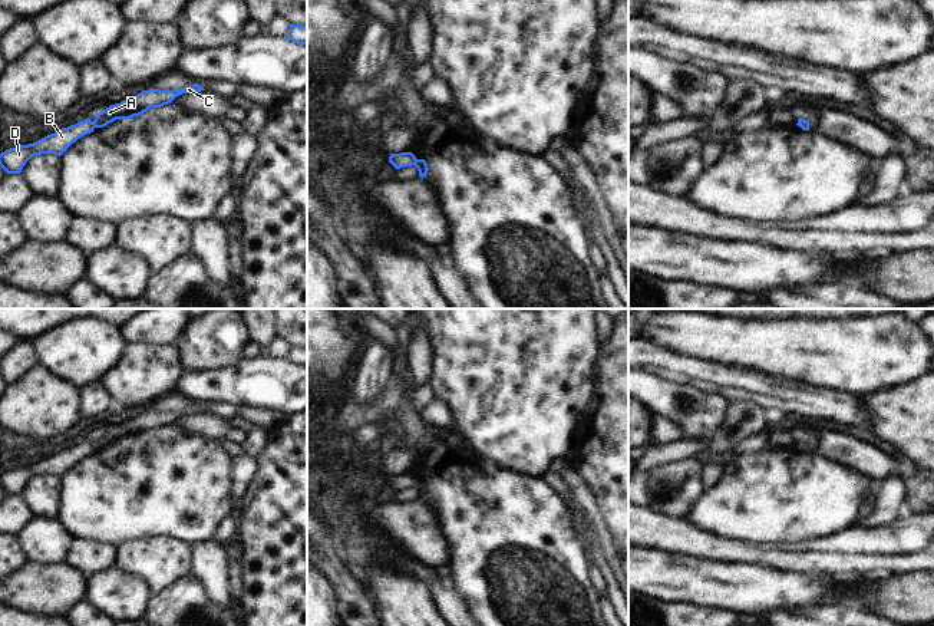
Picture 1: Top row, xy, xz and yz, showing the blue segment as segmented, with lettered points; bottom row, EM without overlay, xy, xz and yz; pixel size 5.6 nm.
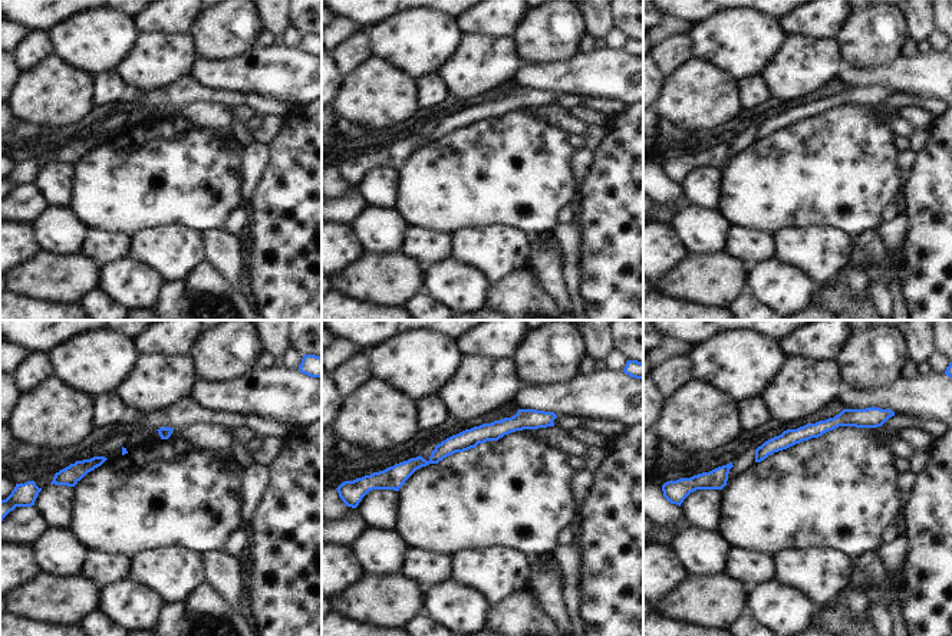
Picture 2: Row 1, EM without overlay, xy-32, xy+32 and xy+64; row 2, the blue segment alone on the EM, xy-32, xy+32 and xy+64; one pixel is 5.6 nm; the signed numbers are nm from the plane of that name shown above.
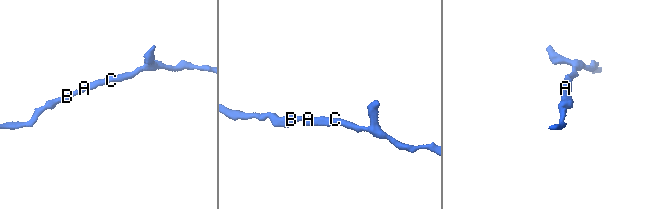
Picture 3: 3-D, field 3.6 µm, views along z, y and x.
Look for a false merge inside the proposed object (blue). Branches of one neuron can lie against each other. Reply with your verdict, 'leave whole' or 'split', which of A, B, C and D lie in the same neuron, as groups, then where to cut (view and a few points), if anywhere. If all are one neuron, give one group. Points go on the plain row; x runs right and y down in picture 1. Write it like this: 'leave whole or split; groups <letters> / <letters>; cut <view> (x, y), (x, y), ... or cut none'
leave whole; groups A B C D; cut none

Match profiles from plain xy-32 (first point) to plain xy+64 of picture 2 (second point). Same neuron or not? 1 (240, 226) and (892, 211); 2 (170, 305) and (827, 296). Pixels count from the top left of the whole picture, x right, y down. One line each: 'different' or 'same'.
1: same
2: same

